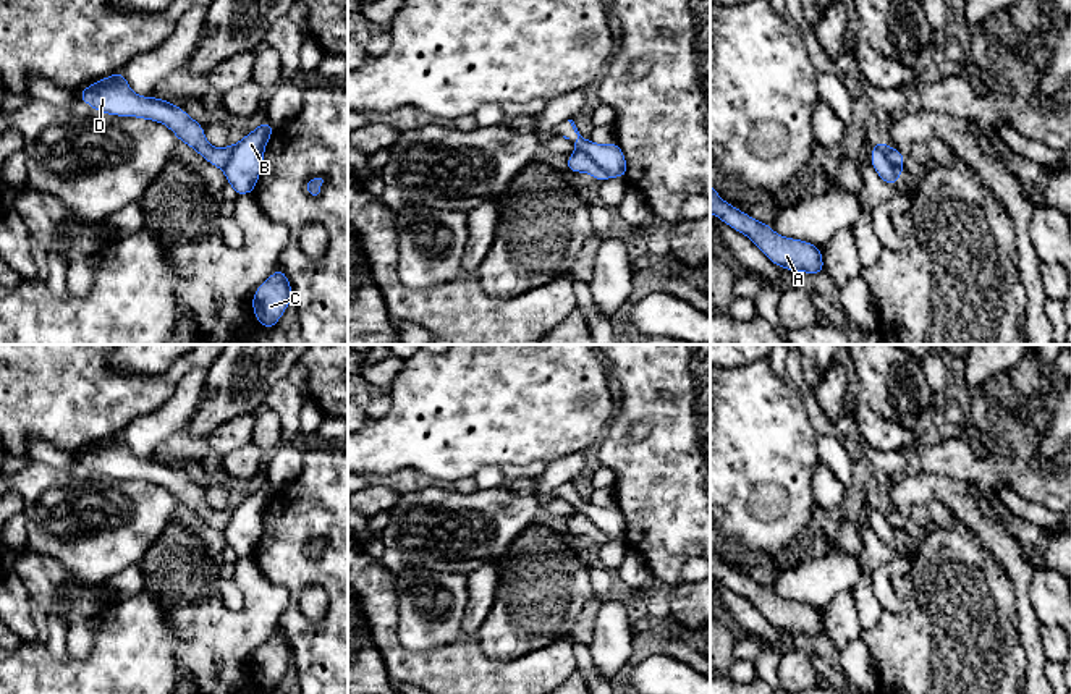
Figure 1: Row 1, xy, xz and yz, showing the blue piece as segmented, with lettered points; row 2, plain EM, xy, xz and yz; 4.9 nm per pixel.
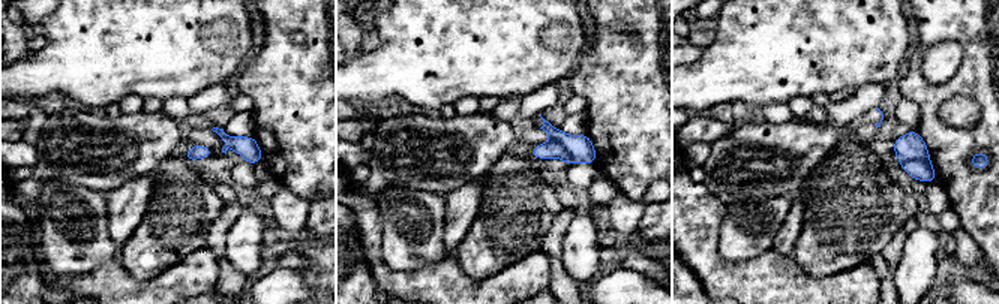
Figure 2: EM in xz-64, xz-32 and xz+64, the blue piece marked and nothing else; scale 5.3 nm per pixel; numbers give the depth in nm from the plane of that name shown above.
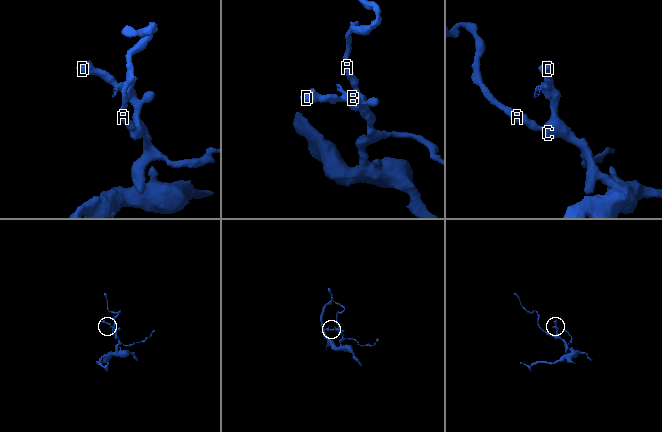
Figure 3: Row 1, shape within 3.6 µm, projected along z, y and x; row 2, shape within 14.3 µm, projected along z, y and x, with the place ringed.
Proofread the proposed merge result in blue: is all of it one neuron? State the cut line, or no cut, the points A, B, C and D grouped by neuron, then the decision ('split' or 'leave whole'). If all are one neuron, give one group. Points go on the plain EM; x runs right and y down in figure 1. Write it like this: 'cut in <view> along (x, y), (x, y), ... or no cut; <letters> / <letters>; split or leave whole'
cut in xz along (578, 510), (610, 537); A C D / B; split

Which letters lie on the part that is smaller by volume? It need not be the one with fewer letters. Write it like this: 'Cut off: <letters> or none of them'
Cut off: B

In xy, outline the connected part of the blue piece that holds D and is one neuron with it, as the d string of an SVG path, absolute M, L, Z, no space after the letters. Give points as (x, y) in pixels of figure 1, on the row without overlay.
M116 434L78 455L78 461L99 476L113 479L134 479L165 487L178 503L193 510L202 521L217 531L225 531L230 523L230 508L212 510L207 505L204 489L191 480L173 464L159 459L138 458L128 446L125 437Z

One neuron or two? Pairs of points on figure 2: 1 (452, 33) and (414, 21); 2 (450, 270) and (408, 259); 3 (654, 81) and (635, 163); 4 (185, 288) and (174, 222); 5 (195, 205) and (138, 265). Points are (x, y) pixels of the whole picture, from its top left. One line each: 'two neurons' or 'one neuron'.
1: one neuron
2: two neurons
3: one neuron
4: two neurons
5: one neuron

